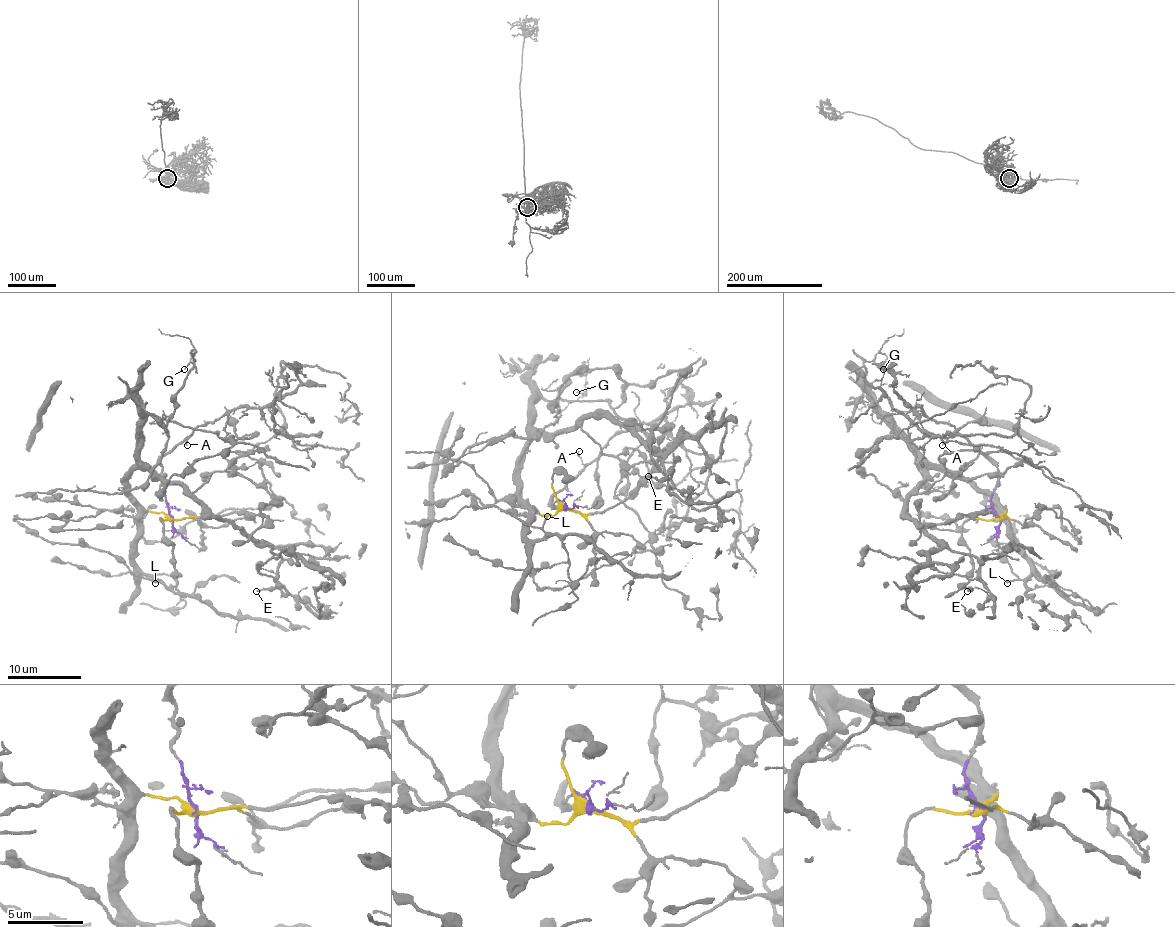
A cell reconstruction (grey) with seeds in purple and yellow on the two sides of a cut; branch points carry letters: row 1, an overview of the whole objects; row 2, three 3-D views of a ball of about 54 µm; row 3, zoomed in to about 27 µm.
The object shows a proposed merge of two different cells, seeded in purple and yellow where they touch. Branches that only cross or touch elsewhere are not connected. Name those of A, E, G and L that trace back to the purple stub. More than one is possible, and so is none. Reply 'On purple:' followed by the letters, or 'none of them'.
On purple: A

